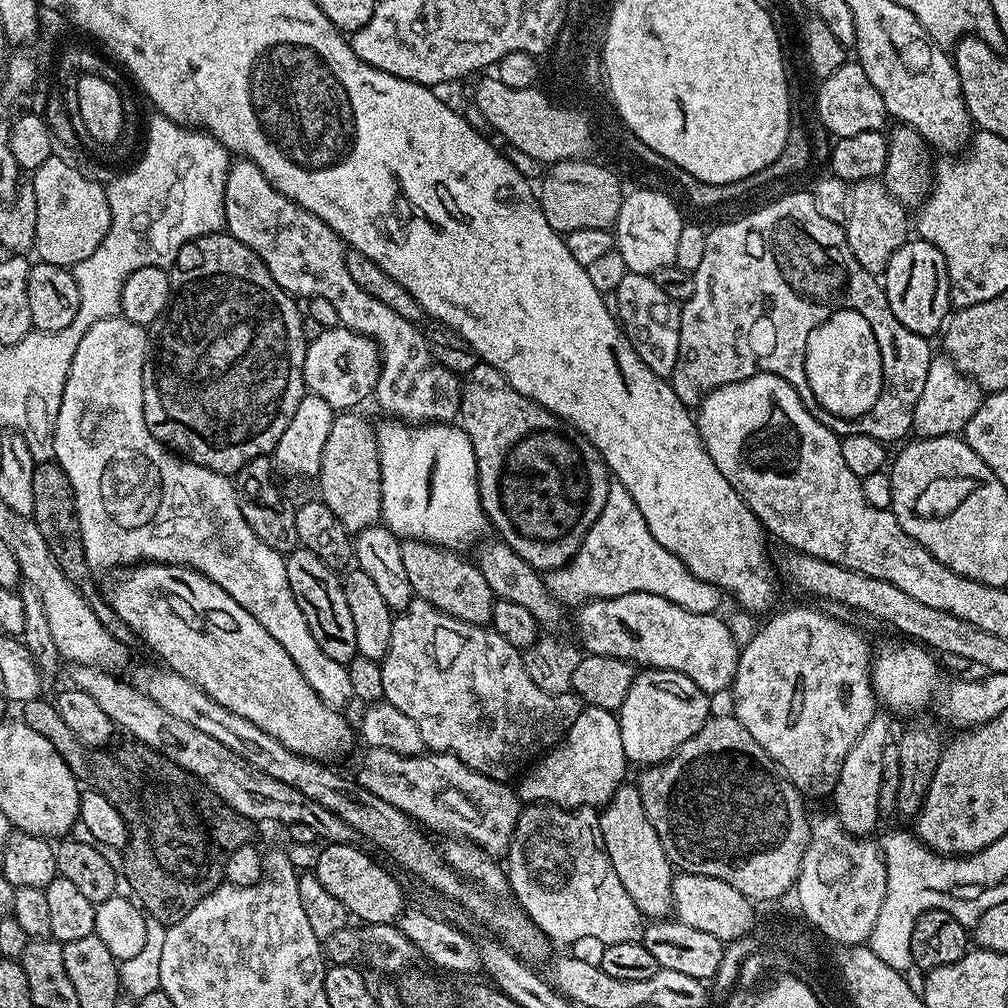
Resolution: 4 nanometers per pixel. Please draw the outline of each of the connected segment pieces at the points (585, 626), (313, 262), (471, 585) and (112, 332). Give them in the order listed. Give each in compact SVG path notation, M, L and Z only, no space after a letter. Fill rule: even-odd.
M641 592L618 594L605 600L590 600L579 605L577 612L580 613L576 616L576 628L580 631L579 643L585 653L626 660L636 666L669 668L686 674L686 678L690 678L702 691L709 694L727 693L731 689L732 681L736 679L741 645L736 644L735 634L728 629L726 621L719 620L719 615L711 612L694 614L690 610L682 610L682 606L666 598L658 598L658 594Z
M243 158L233 159L228 165L224 195L224 228L229 236L238 238L242 246L258 254L260 261L270 270L274 282L278 282L278 286L289 296L304 302L314 298L326 298L326 302L334 306L336 319L343 327L375 340L376 347L380 350L380 373L374 401L376 400L377 406L388 415L385 417L409 426L447 424L459 417L461 377L436 362L432 357L427 335L423 331L419 332L421 329L417 325L402 318L402 314L394 314L390 306L378 302L378 298L370 298L370 294L366 294L366 290L362 290L362 286L358 286L358 282L354 282L354 278L350 278L350 272L346 270L346 245L339 234L330 230L330 226L326 226L322 218L310 214L310 210L286 198L286 194L279 192L268 181L266 174L262 174L262 170L254 166L254 162Z
M405 540L400 545L402 550L402 562L406 569L406 574L410 577L413 597L430 602L439 612L445 612L448 616L458 618L462 622L471 624L491 625L496 596L490 590L490 582L482 578L482 570L479 563L467 560L467 555L451 548L442 548L439 544L430 544L421 540Z
M119 314L108 316L102 322L94 322L94 326L90 326L90 330L86 330L82 342L78 342L78 350L74 350L74 362L70 366L70 374L66 378L66 386L62 390L62 406L58 410L50 452L55 463L59 464L66 474L66 478L70 478L70 486L74 490L76 513L80 523L79 547L84 548L85 562L100 572L108 572L111 568L121 567L120 569L123 569L125 566L135 566L141 562L155 562L158 564L183 564L185 568L192 568L196 572L202 573L206 578L210 578L210 582L222 586L222 590L226 590L226 594L230 594L230 598L234 598L234 602L238 602L238 606L242 606L242 610L246 610L259 619L260 625L279 642L282 650L286 650L286 654L290 654L290 658L294 658L294 666L298 666L302 670L302 678L306 678L306 682L310 682L310 686L318 694L318 698L322 698L322 702L326 702L331 708L337 710L347 709L347 704L353 703L354 700L350 690L350 674L347 667L334 662L334 658L328 657L318 647L318 642L314 642L314 634L310 634L310 626L306 626L306 617L302 614L302 610L298 610L298 602L294 602L294 594L290 590L290 582L286 578L285 557L278 550L270 550L270 546L266 546L266 542L262 542L262 538L258 538L258 534L254 534L254 530L250 530L250 522L246 522L246 518L242 518L242 510L238 506L235 483L229 477L218 474L206 466L198 466L193 460L185 460L175 451L165 448L159 440L154 438L154 434L150 434L142 406L146 361L148 361L148 332L145 325L125 320Z

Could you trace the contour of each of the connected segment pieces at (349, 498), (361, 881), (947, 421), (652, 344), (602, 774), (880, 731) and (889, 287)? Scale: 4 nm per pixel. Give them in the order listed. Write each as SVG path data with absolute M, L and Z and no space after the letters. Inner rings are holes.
M344 410L333 415L330 438L326 438L326 450L322 450L318 477L319 499L330 506L330 510L334 510L334 518L338 518L338 522L342 522L350 534L366 530L382 520L382 470L376 428L356 414L355 411Z
M325 843L320 848L320 857L314 869L318 882L322 882L326 891L334 894L334 898L338 898L338 902L342 902L342 906L357 921L365 924L399 921L400 913L406 907L399 882L378 861L371 860L362 849L356 847L355 843Z
M933 355L930 370L926 370L926 386L922 386L918 406L914 406L912 432L920 438L938 438L963 433L966 422L970 422L970 418L978 414L978 406L982 406L985 395L978 382L974 382L964 372L959 372L947 356Z
M628 272L614 293L614 315L626 338L634 346L638 358L642 358L642 362L646 362L654 374L668 378L678 358L681 305L674 300L666 302L666 297L668 295L656 285L653 277Z
M584 706L563 740L519 777L518 795L521 801L532 806L599 809L625 783L627 776L624 775L628 771L630 765L622 750L622 730L617 713Z
M884 714L876 715L870 726L862 730L858 742L850 746L850 754L846 754L846 762L842 762L842 774L838 774L836 789L830 797L831 803L836 803L834 815L840 819L840 826L851 836L871 837L876 823L882 820L878 810L878 794L882 790L882 754L889 747L888 735L892 732L892 724L887 718Z
M909 238L902 247L894 250L894 258L890 258L882 277L882 287L890 310L894 310L894 318L898 318L906 330L932 338L936 331L937 335L945 327L952 299L946 258L942 258L942 250L938 250L938 246L919 238Z

